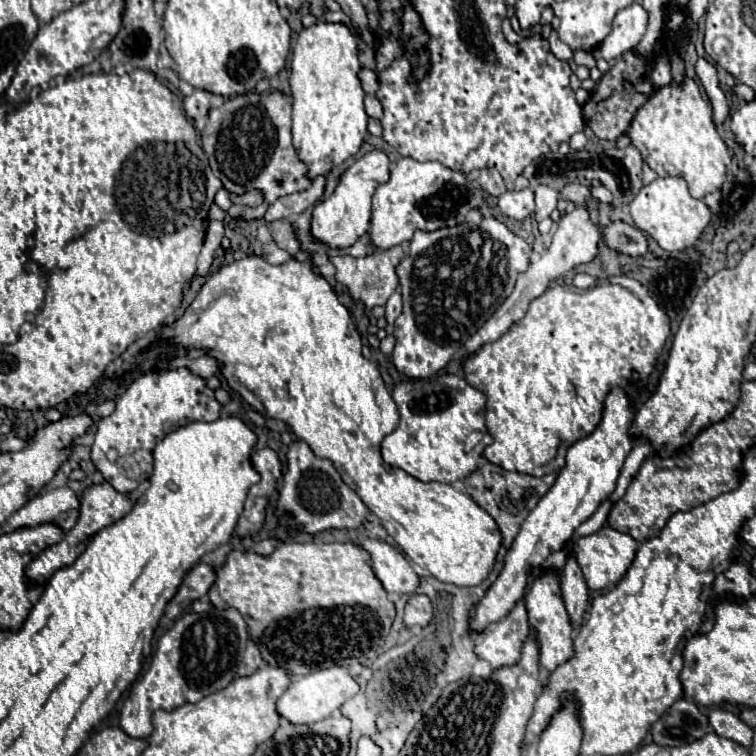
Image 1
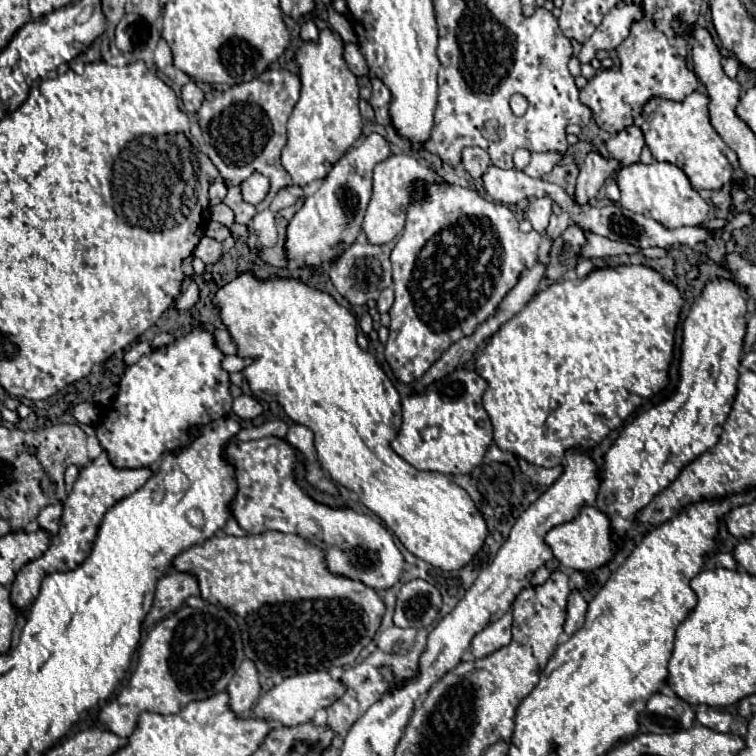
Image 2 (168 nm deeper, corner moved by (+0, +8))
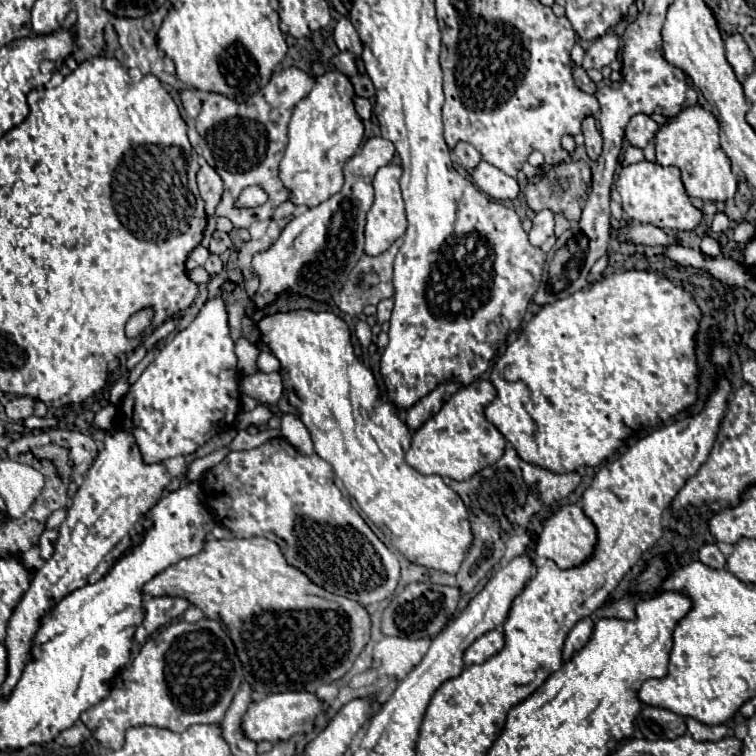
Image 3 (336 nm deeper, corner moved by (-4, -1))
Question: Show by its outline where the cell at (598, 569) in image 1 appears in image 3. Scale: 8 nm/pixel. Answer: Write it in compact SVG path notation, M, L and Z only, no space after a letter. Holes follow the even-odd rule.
M562 505L548 513L542 521L542 531L534 537L534 551L538 557L552 559L560 569L570 569L584 563L596 545L596 527L576 505Z

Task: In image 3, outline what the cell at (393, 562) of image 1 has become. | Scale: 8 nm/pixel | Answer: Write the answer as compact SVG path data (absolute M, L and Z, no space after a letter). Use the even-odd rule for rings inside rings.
M274 437L256 449L230 451L214 469L204 473L202 495L204 505L212 513L214 521L230 529L232 537L262 535L278 539L276 543L280 545L286 561L328 593L350 597L360 605L370 605L388 599L398 585L400 565L396 555L372 533L360 513L340 493L334 483L332 467L316 453L310 457L298 453L282 437Z

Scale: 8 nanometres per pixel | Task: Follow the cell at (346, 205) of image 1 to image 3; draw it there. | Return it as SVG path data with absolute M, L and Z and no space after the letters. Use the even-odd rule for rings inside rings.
M372 137L362 149L350 157L344 165L344 187L340 193L320 203L314 209L290 219L280 237L266 249L252 257L252 271L258 277L258 289L252 297L250 315L272 305L280 295L310 297L316 301L332 301L342 291L346 277L364 253L364 223L366 213L374 201L372 179L382 165L388 165L394 157L394 145L388 139Z

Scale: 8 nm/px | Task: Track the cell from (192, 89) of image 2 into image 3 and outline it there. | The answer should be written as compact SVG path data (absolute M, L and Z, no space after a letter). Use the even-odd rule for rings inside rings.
M184 89L184 91L180 91L180 99L182 99L182 107L184 107L186 115L190 119L196 119L200 113L200 107L202 107L202 101L196 97L196 93L192 89Z

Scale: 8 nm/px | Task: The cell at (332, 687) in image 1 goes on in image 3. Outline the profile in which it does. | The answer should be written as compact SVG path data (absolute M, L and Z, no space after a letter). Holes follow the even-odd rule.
M288 691L268 695L262 701L252 701L250 709L246 709L246 717L242 717L242 733L250 737L250 741L288 741L298 733L310 733L314 729L314 719L322 713L322 703L312 693L306 691Z

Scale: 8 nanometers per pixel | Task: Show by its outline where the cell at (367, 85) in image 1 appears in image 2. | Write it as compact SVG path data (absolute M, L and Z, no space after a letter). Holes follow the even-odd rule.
M346 44L344 58L356 76L368 76L368 64L366 64L366 58L362 56L358 44Z

